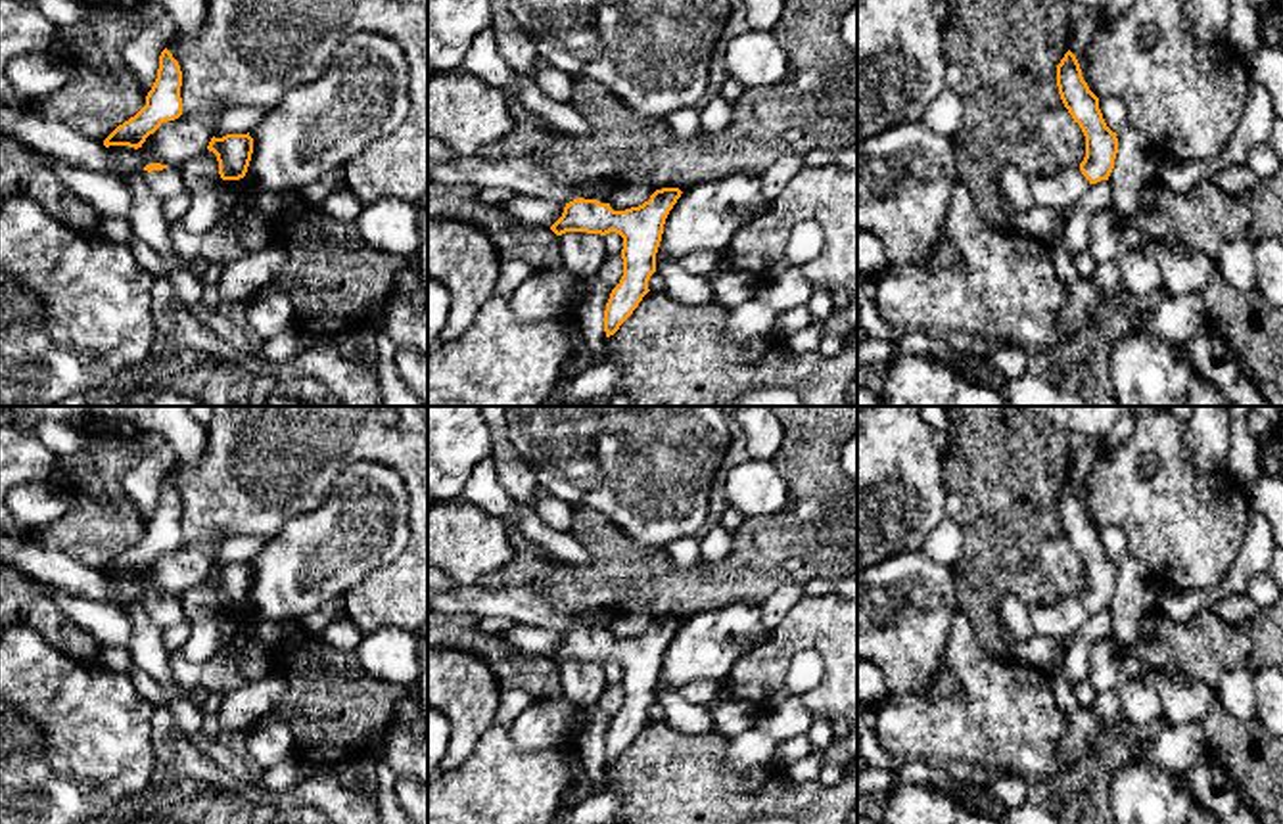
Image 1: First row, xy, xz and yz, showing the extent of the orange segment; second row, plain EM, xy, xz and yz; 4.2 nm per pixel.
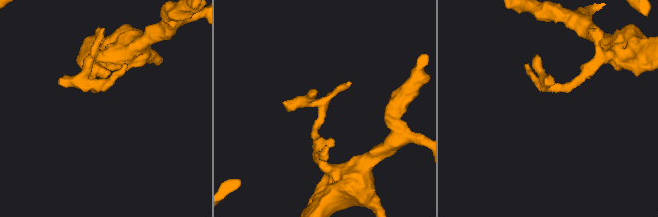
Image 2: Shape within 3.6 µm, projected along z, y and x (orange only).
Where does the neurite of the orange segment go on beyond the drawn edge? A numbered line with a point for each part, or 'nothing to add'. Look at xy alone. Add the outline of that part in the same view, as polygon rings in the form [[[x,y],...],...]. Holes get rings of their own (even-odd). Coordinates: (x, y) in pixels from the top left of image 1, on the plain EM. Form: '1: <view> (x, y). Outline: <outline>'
1: xy (165, 612). Outline: [[[167,596],[163,600],[142,600],[144,611],[159,627],[167,629],[184,621],[184,611],[178,596]]]

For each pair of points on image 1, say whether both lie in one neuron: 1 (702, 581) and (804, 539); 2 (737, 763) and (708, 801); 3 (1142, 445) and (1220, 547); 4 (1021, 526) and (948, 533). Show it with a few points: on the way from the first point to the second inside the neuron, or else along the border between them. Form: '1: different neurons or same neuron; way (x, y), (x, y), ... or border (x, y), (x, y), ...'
1: same neuron; way (727, 581), (735, 579), (779, 539)
2: different neurons; border (727, 740), (733, 771), (773, 759)
3: same neuron; way (1170, 462), (1178, 483), (1178, 504), (1191, 518)
4: different neurons; border (957, 520), (963, 531), (963, 550), (952, 568)

